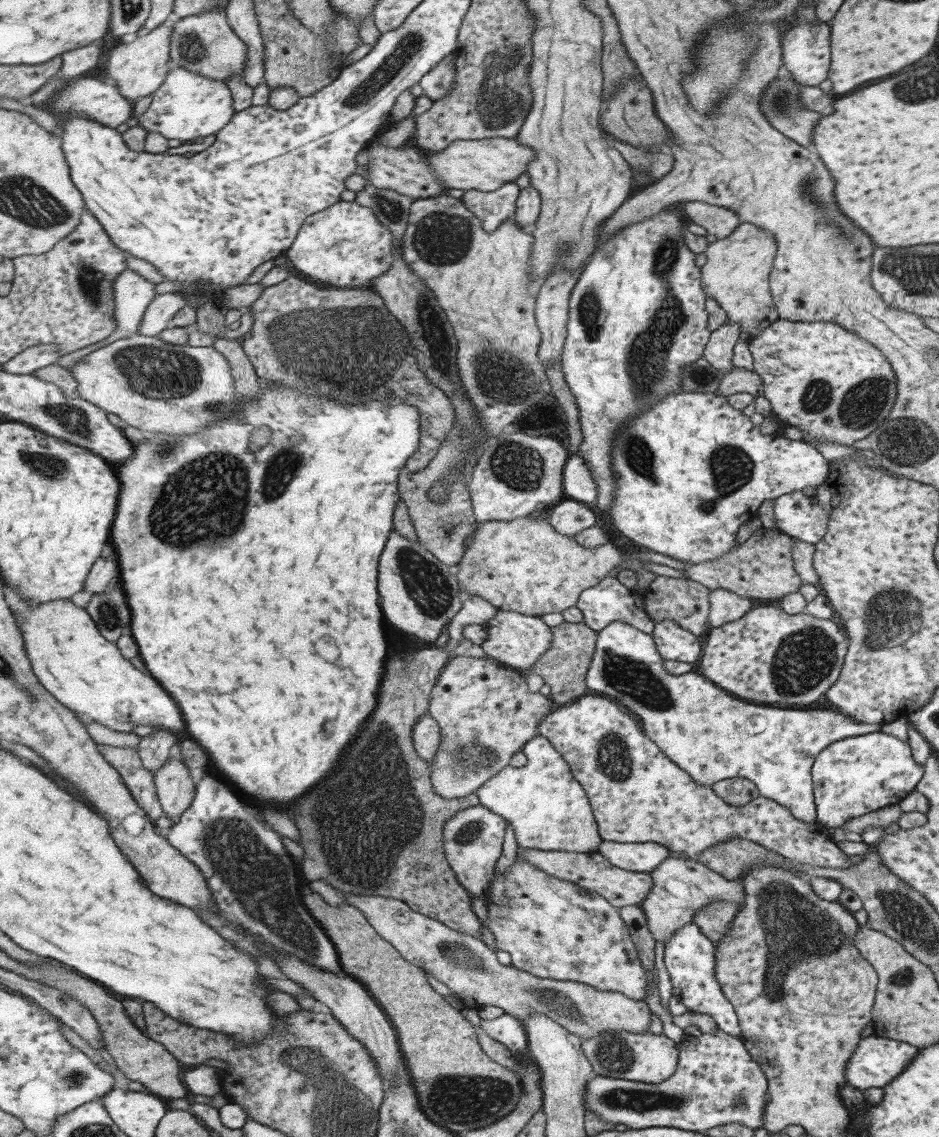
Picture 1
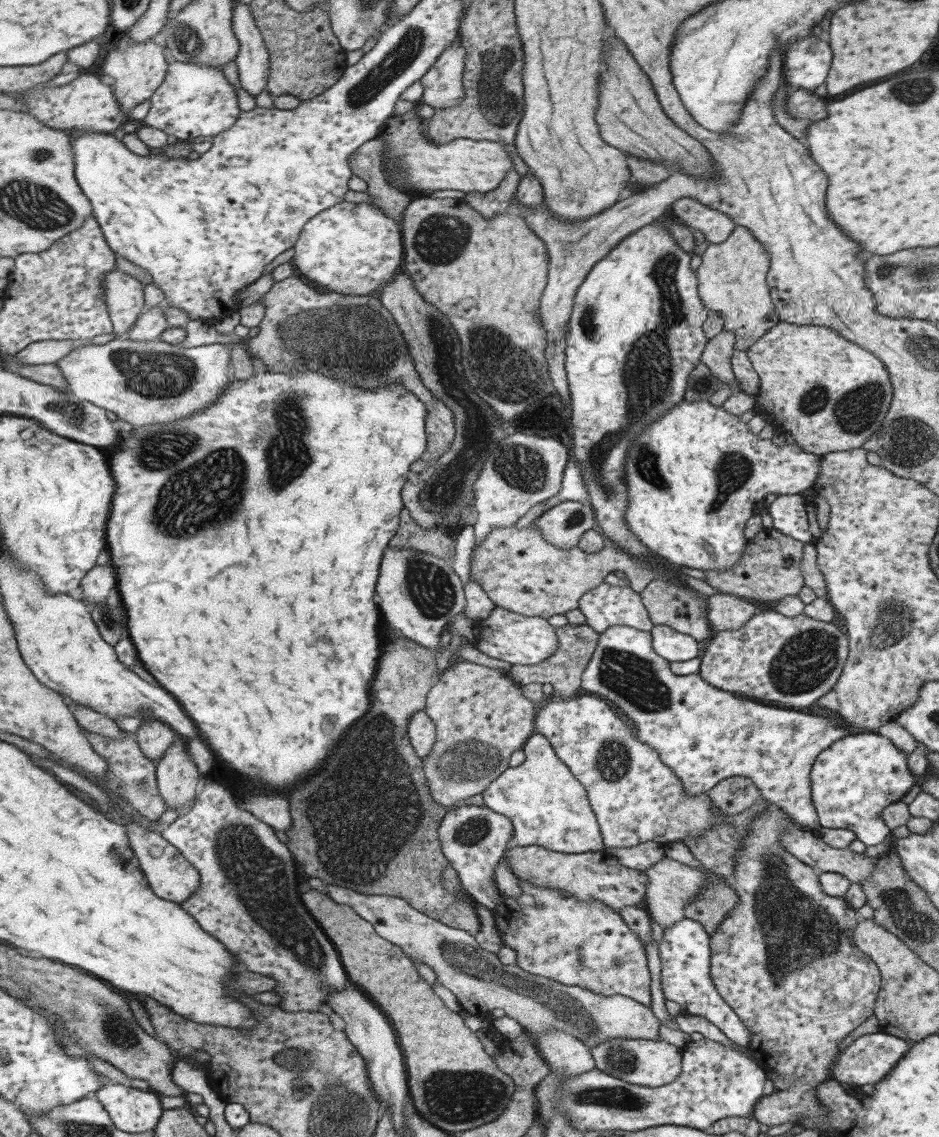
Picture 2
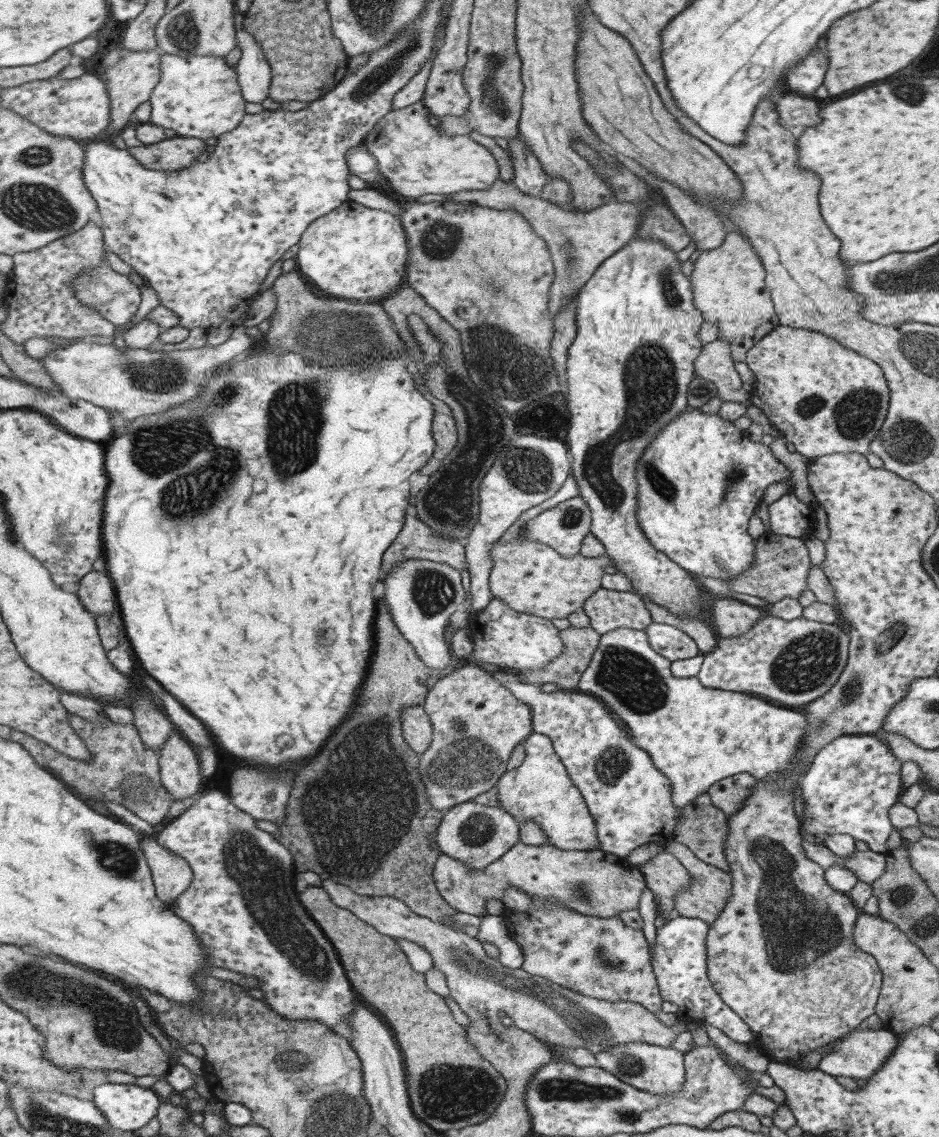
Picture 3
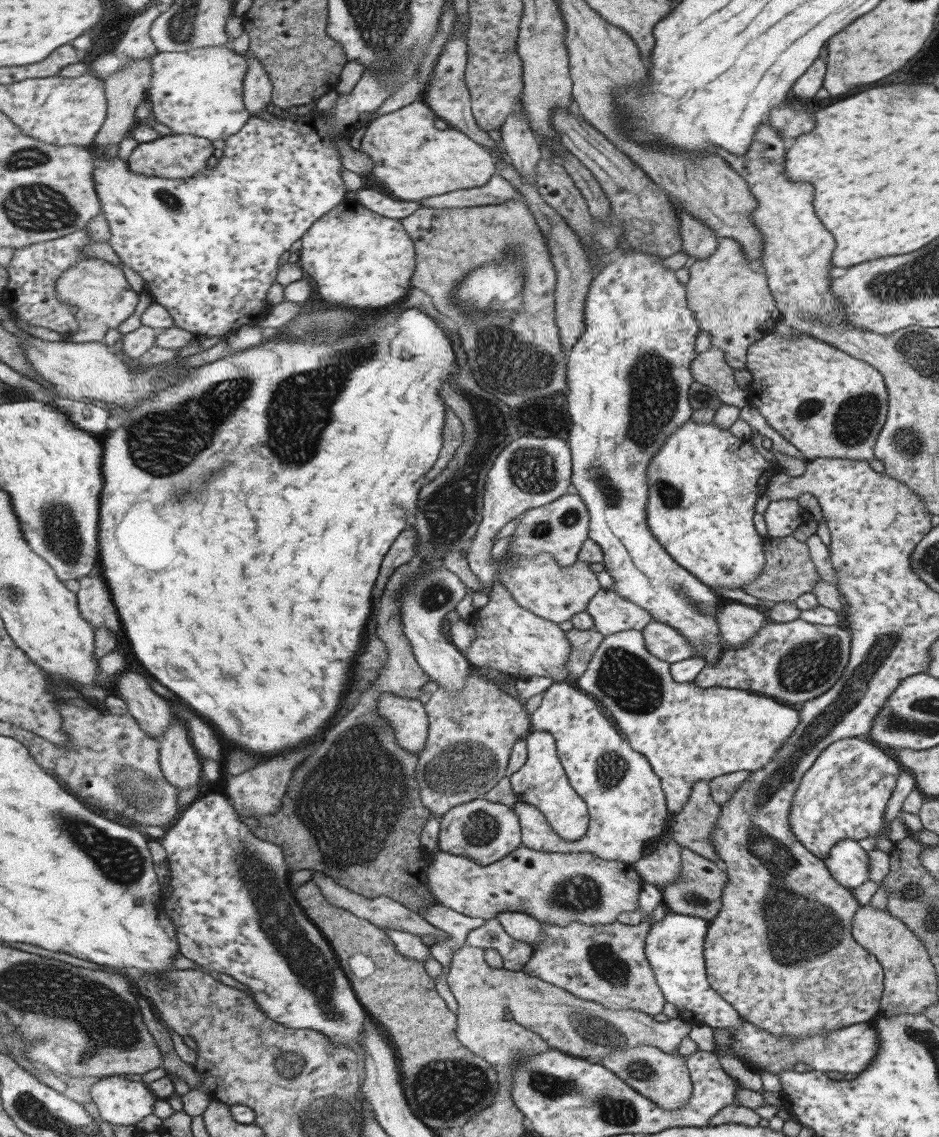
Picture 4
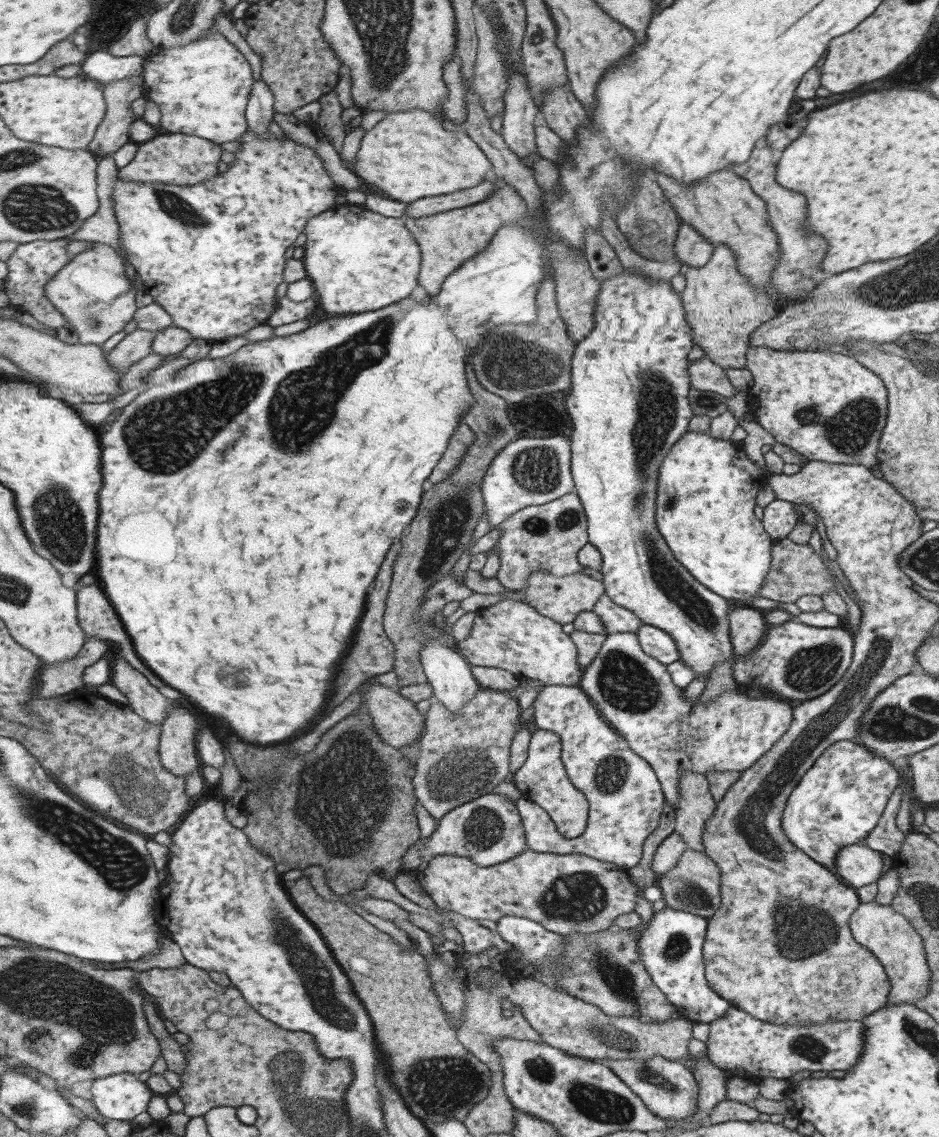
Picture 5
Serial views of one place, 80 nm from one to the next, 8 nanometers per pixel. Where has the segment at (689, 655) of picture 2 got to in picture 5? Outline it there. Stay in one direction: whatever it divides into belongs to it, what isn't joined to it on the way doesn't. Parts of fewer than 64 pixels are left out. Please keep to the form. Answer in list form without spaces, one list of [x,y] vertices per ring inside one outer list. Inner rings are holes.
[[[645,624],[639,626],[634,633],[639,646],[647,656],[665,665],[678,660],[679,653],[677,647],[666,632]]]

